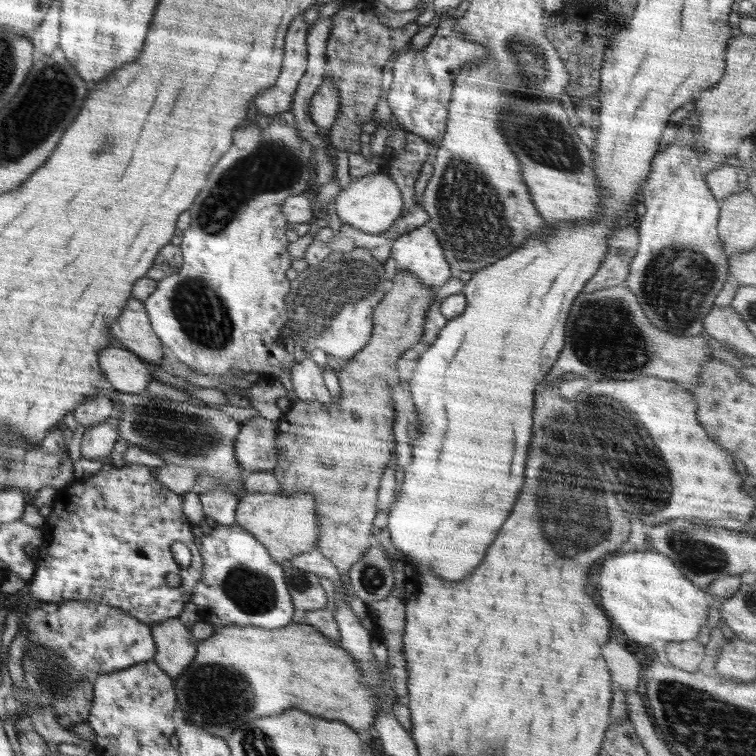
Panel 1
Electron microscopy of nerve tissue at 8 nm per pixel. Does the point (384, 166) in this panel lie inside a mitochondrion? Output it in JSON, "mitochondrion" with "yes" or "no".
{"mitochondrion":"no"}

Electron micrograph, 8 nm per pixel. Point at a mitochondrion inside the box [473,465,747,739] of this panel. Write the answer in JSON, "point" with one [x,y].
{"point":[701,557]}

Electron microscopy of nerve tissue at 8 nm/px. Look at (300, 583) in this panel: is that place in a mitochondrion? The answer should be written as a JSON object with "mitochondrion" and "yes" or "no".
{"mitochondrion":"yes"}

